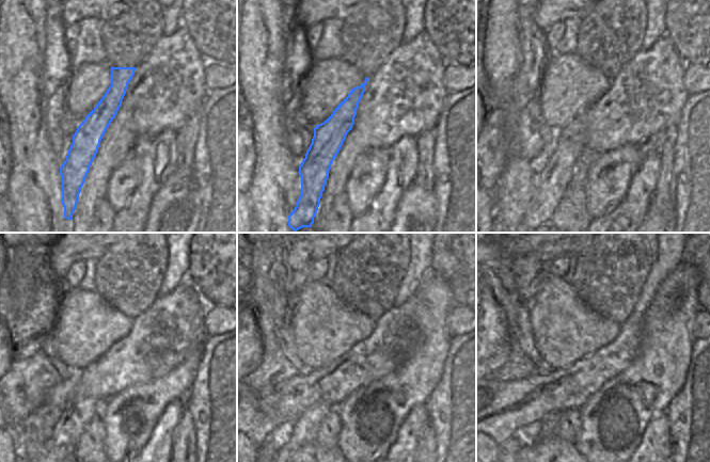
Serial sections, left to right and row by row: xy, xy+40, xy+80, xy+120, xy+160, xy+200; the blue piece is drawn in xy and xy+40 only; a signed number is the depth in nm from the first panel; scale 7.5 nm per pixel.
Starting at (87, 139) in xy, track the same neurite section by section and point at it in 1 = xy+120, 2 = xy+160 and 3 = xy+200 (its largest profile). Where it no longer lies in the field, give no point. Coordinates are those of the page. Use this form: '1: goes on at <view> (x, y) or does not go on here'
1: goes on at xy+120 (62, 443)
2: goes on at xy+160 (303, 432)
3: goes on at xy+200 (548, 426)

